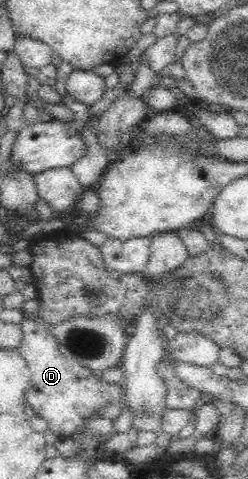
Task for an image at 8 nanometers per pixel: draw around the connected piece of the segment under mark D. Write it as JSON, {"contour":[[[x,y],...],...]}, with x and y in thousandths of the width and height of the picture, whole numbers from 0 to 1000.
{"contour":[[[97,651],[85,691],[93,691],[93,710],[69,724],[69,733],[105,752],[125,783],[113,812],[97,820],[105,839],[113,839],[145,868],[190,879],[194,898],[222,910],[234,910],[238,916],[282,912],[323,887],[343,883],[343,875],[363,875],[379,866],[379,858],[395,850],[411,850],[419,841],[435,841],[435,837],[488,837],[496,833],[500,808],[484,800],[419,802],[419,797],[403,797],[387,789],[387,783],[367,772],[339,766],[323,756],[262,747],[238,731],[226,706],[181,674],[133,662],[113,666],[113,662],[101,662]]]}

